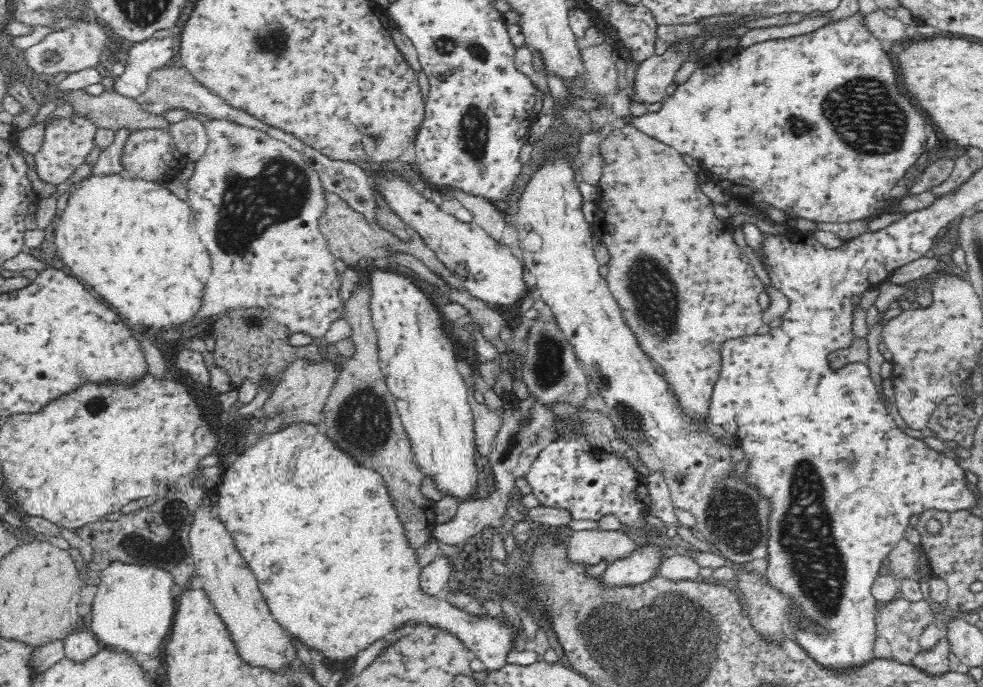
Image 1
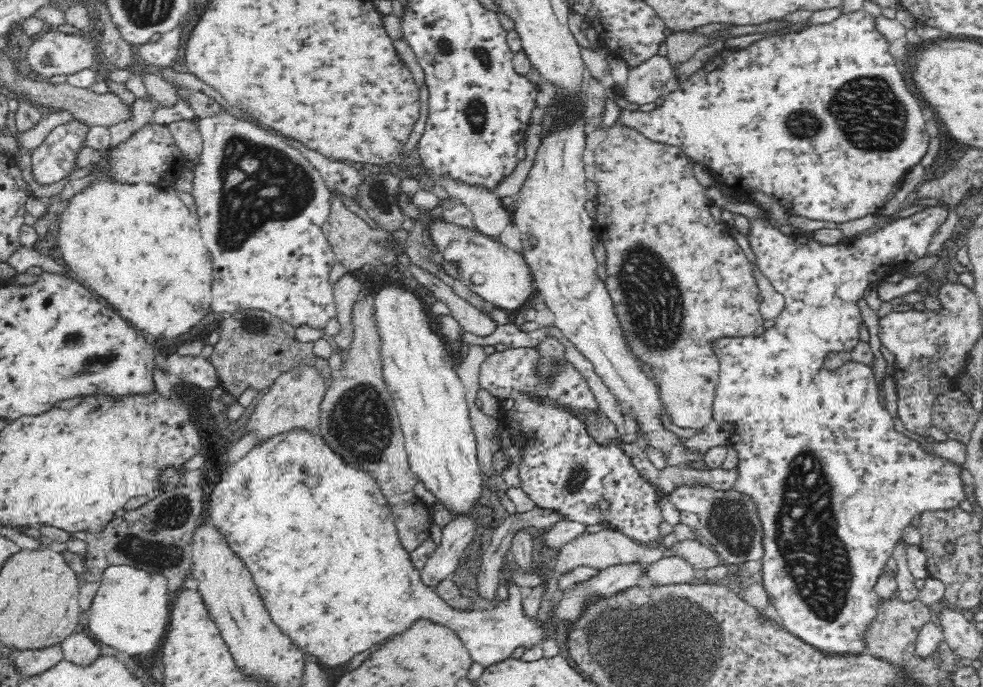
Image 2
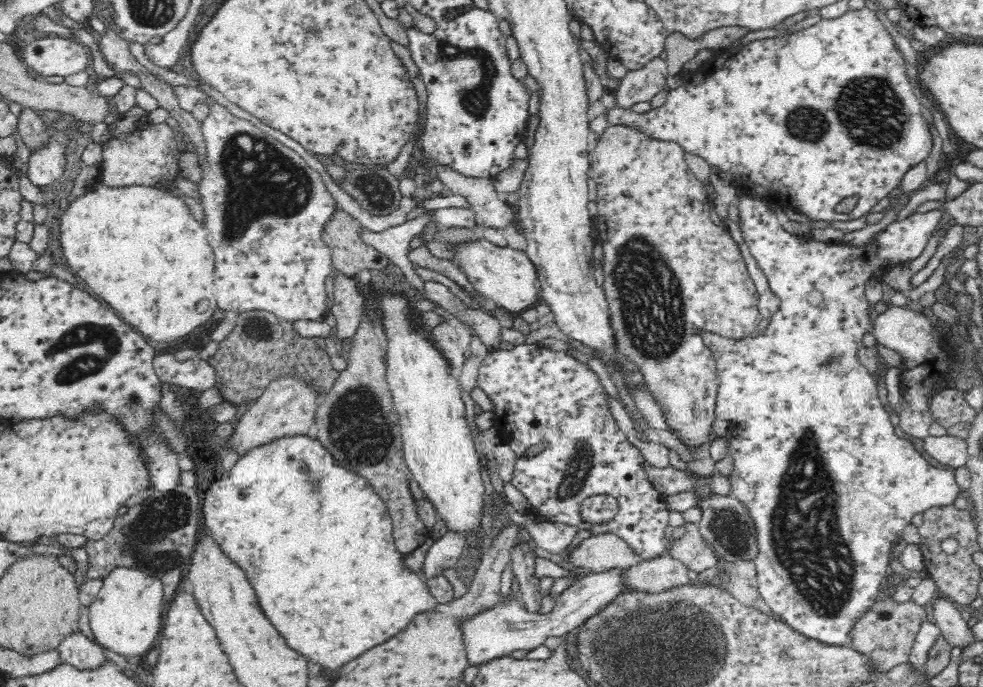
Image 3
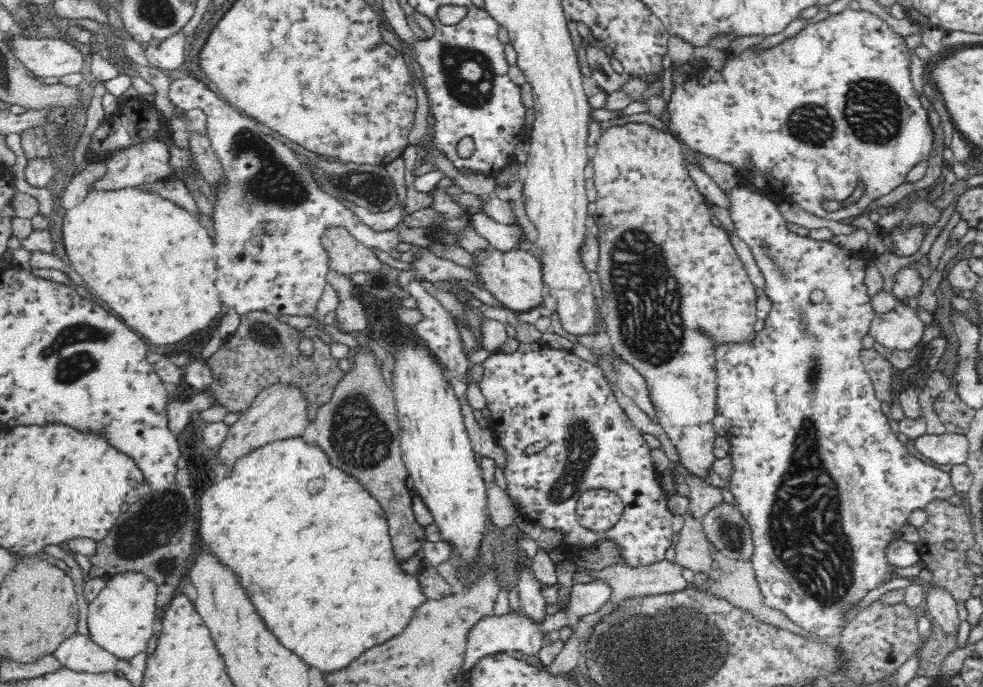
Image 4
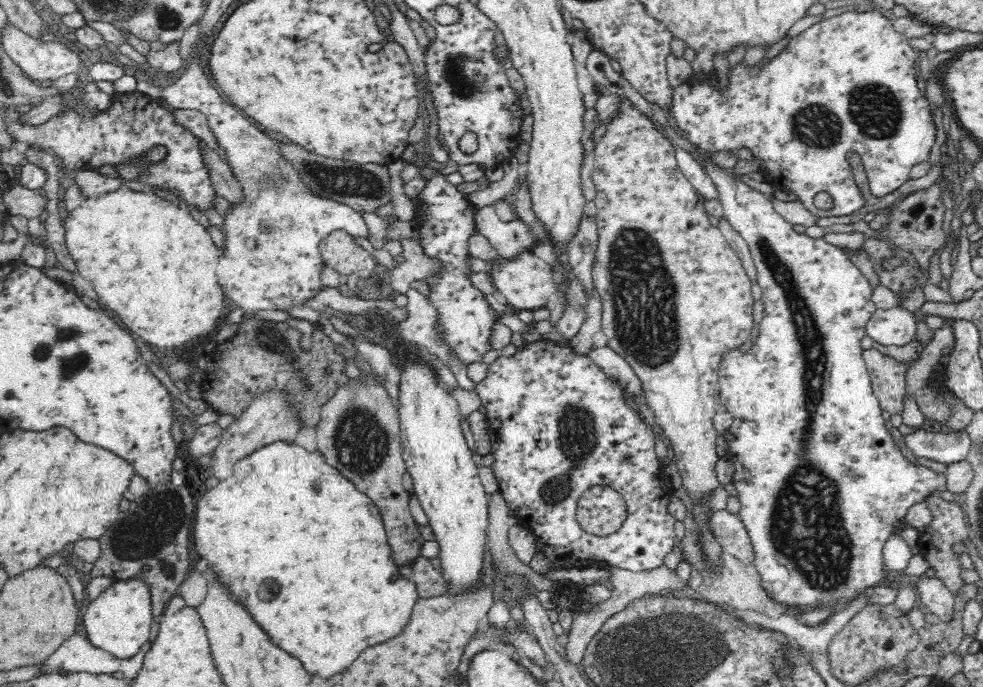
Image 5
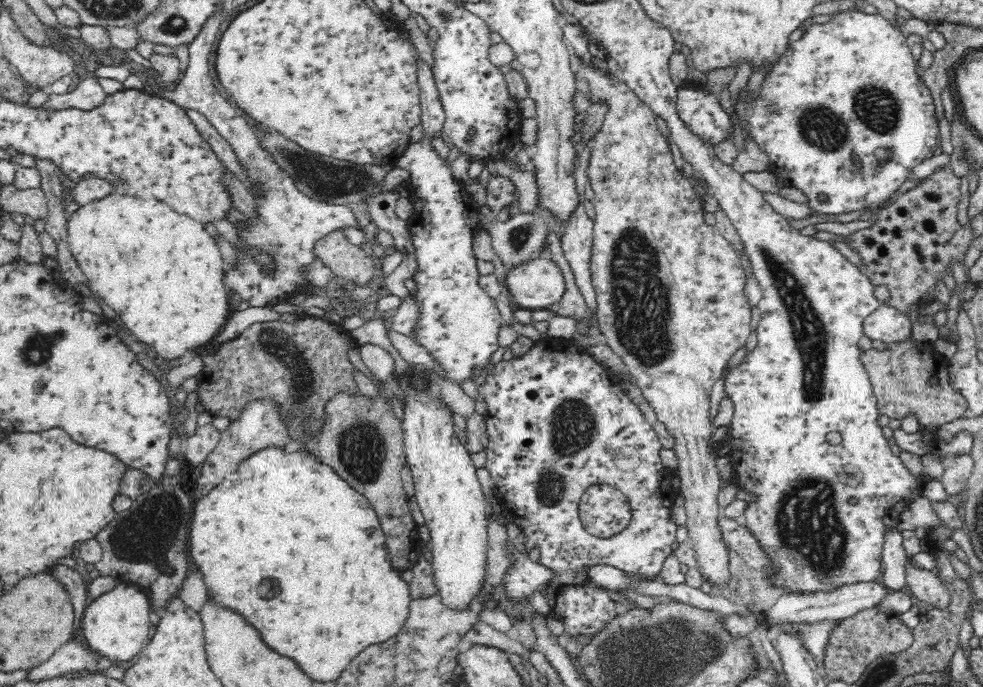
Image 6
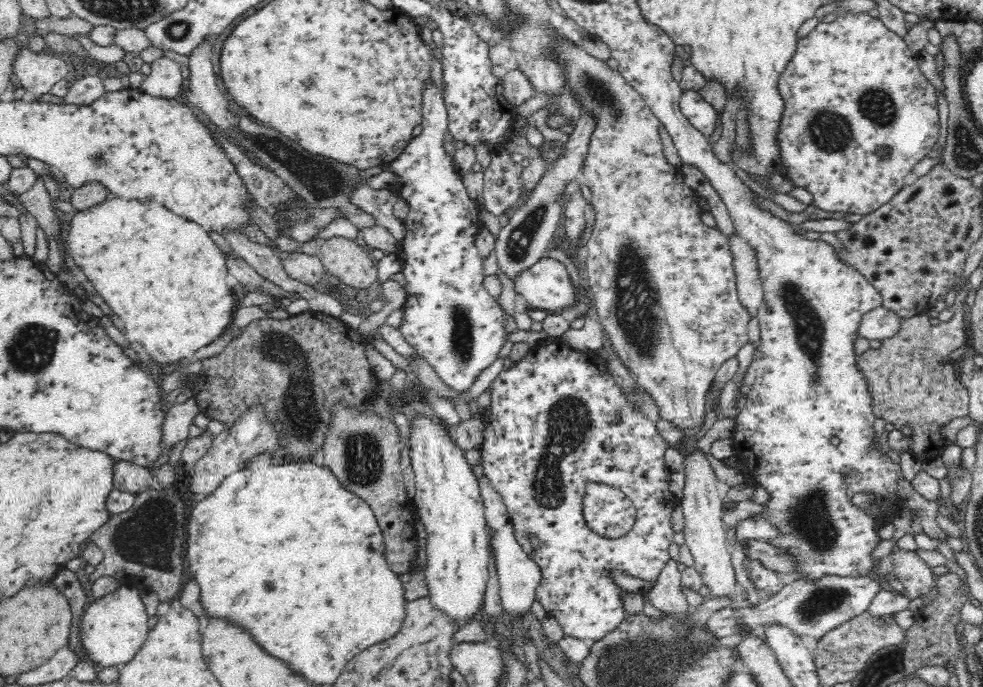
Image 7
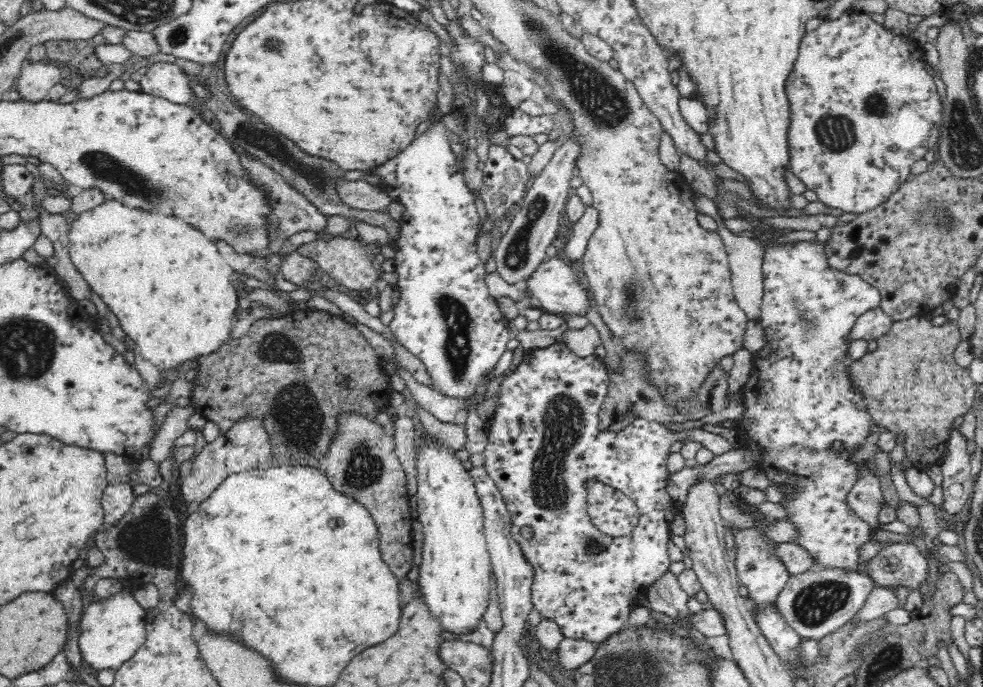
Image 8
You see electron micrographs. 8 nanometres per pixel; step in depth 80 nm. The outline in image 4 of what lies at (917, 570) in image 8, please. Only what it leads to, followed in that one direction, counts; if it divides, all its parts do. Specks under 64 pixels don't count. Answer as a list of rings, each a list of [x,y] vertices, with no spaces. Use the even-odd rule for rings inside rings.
[[[930,585],[926,592],[927,616],[932,618],[948,636],[958,636],[960,632],[956,603],[957,600],[939,586]]]

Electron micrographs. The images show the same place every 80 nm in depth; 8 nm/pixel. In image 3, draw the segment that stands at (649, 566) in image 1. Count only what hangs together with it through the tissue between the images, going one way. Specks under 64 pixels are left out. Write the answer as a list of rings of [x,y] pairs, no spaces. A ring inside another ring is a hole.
[[[301,434],[286,435],[272,439],[262,446],[249,450],[246,454],[240,455],[230,470],[230,476],[214,482],[210,486],[210,490],[206,492],[204,522],[210,528],[212,537],[214,539],[220,538],[218,545],[224,546],[224,550],[228,550],[228,554],[232,554],[232,558],[236,558],[236,562],[240,562],[240,566],[244,566],[244,570],[248,570],[248,578],[252,578],[252,586],[258,592],[264,612],[268,614],[272,624],[280,630],[280,634],[284,634],[284,638],[288,638],[288,646],[292,646],[294,650],[300,650],[300,654],[308,656],[312,662],[322,664],[322,668],[338,668],[340,667],[338,664],[346,664],[348,660],[360,656],[364,650],[370,650],[372,646],[378,646],[380,642],[386,642],[390,636],[402,632],[406,628],[406,624],[410,624],[416,617],[416,614],[434,612],[441,604],[432,595],[428,583],[423,582],[416,572],[406,568],[406,555],[396,546],[392,517],[382,497],[364,475],[360,475],[356,471],[350,472],[348,468],[342,468],[340,463],[336,463],[332,453],[320,443],[318,438],[309,438],[307,435]],[[611,568],[600,571],[599,573],[591,572],[582,577],[582,579],[572,582],[569,587],[557,596],[557,603],[549,613],[531,613],[524,607],[521,600],[521,593],[510,593],[504,600],[498,601],[493,607],[480,611],[479,613],[468,615],[459,620],[461,636],[465,647],[467,648],[468,663],[470,665],[482,665],[486,662],[496,661],[496,658],[510,656],[514,650],[525,650],[530,652],[538,646],[542,646],[545,640],[552,636],[562,636],[570,630],[580,626],[587,618],[590,618],[597,610],[600,610],[606,603],[626,591],[626,573],[624,569]]]

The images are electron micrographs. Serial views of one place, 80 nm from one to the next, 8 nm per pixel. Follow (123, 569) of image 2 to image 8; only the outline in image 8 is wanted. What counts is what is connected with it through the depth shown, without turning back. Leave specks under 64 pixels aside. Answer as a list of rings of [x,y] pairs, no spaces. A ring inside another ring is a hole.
[[[125,584],[120,592],[86,606],[78,626],[82,658],[96,670],[116,670],[144,644],[147,637],[146,613],[147,610],[134,598],[132,586]]]

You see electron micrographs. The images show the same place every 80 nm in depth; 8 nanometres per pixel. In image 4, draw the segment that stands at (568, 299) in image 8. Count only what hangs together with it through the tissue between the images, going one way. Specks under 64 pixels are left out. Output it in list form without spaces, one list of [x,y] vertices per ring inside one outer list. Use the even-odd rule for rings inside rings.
[[[492,247],[478,249],[472,253],[474,268],[472,273],[477,277],[477,284],[482,290],[490,292],[494,299],[505,308],[510,308],[515,313],[533,309],[542,304],[546,291],[542,283],[541,264],[529,252],[520,249],[496,250]]]

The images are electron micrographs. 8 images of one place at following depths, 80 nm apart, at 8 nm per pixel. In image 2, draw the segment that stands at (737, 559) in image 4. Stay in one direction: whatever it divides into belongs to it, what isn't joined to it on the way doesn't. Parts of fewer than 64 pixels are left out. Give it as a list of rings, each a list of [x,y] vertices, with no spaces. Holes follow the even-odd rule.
[[[682,483],[674,487],[672,492],[669,492],[670,502],[678,511],[691,512],[698,516],[700,523],[694,529],[697,536],[702,536],[704,540],[708,540],[722,562],[730,565],[733,569],[737,565],[741,565],[748,560],[761,560],[764,556],[764,531],[762,520],[760,519],[759,506],[752,496],[740,492],[736,487],[732,486],[729,489],[714,489],[710,485],[704,483]]]

